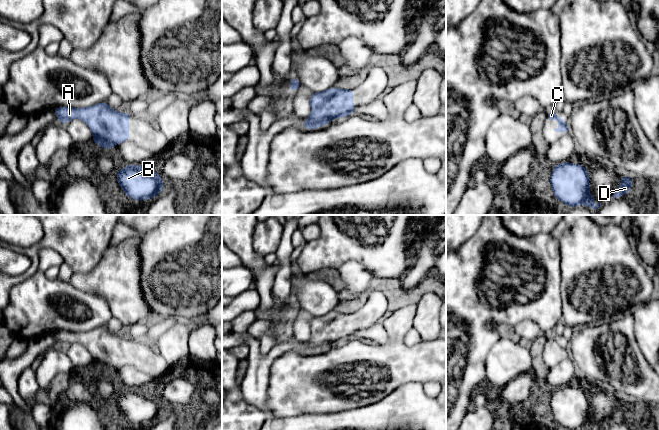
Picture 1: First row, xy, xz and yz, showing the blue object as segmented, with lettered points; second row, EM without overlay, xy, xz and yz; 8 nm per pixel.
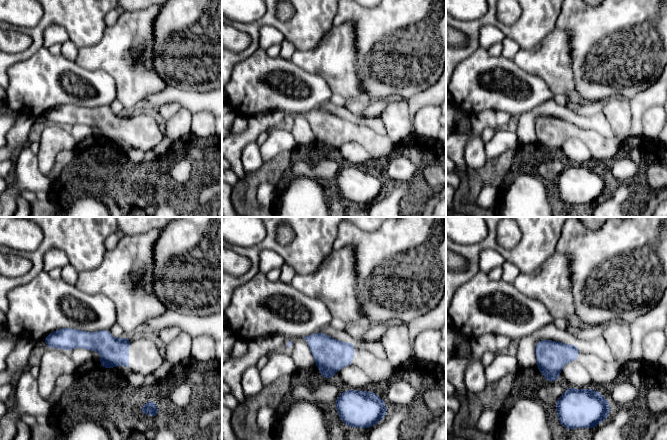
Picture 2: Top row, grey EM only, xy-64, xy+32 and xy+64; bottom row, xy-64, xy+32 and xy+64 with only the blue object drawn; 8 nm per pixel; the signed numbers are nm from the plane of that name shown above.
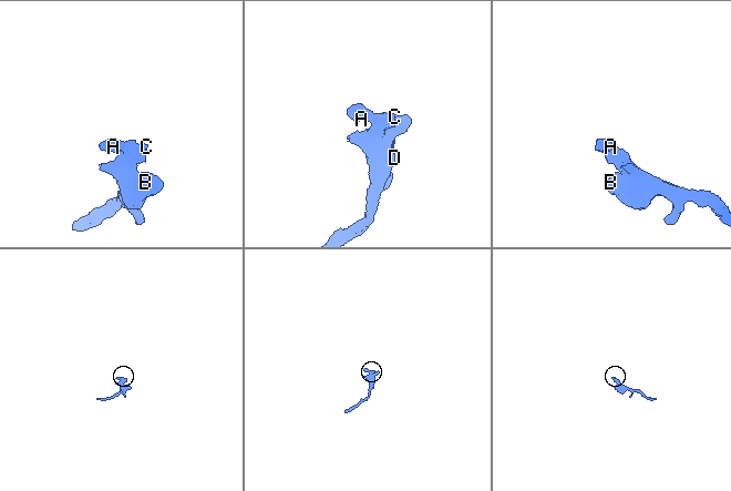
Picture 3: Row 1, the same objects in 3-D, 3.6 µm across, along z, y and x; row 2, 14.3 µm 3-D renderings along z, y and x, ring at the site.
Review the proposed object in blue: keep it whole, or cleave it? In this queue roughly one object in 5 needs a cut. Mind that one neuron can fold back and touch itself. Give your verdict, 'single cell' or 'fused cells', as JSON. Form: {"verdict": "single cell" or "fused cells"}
{"verdict": "single cell"}

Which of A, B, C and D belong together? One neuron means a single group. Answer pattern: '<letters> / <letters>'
A B C D

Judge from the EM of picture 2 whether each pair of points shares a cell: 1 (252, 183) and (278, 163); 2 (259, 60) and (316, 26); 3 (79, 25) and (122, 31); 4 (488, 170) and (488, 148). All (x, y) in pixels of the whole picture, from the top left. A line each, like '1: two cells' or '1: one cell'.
1: one cell
2: two cells
3: two cells
4: two cells

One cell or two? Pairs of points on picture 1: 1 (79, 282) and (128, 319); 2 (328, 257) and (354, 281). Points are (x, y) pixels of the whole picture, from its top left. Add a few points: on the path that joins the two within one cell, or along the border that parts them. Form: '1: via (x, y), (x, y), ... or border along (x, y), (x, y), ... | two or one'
1: via (93, 282), (99, 282), (122, 305) | one
2: border along (361, 262), (347, 260), (334, 268) | two

